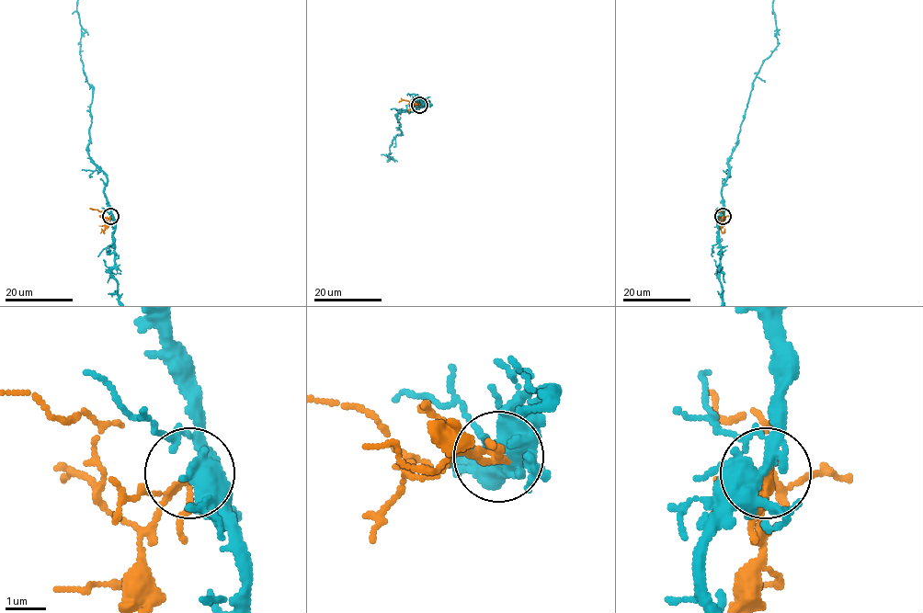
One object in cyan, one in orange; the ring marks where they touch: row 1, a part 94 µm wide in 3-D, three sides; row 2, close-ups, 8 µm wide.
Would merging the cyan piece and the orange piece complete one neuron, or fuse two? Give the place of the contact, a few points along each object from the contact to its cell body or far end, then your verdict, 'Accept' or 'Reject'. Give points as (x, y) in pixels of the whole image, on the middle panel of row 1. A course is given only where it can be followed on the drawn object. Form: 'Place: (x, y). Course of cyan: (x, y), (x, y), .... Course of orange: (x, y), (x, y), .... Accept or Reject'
Place: (419, 105). Course of orange: (419, 105), (413, 106), (407, 100), (398, 102). Accept

